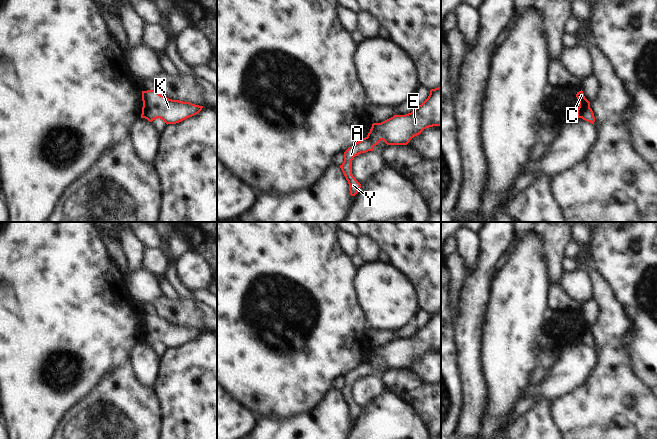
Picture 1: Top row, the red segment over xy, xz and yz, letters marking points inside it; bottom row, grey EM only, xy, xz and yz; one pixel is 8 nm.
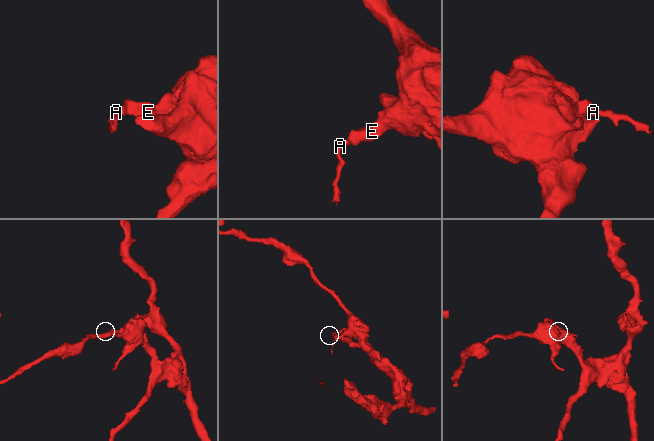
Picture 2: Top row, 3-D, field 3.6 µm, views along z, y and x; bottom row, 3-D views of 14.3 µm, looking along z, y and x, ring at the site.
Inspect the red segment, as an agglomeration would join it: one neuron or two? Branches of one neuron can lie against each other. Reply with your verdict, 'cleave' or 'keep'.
cleave

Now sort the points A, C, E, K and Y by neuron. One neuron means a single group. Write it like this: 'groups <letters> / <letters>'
groups A Y / C E K

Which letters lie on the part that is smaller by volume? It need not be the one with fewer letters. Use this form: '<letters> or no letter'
A, Y

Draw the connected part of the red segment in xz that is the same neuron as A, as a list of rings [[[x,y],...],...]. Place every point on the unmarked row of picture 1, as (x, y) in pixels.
[[[365,361],[344,376],[344,386],[340,389],[340,392],[348,405],[351,420],[355,420],[361,412],[361,408],[352,399],[352,384],[355,380],[361,377],[366,377],[373,374],[374,369],[367,361]]]

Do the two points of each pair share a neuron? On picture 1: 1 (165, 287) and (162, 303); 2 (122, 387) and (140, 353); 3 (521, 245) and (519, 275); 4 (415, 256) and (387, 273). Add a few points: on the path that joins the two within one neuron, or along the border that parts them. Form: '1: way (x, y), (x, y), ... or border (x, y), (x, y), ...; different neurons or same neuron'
1: border (162, 293), (170, 298), (178, 297); different neurons
2: border (128, 361), (133, 377), (146, 387); different neurons
3: way (521, 252), (521, 268); same neuron
4: border (389, 264), (396, 267), (412, 285); different neurons

